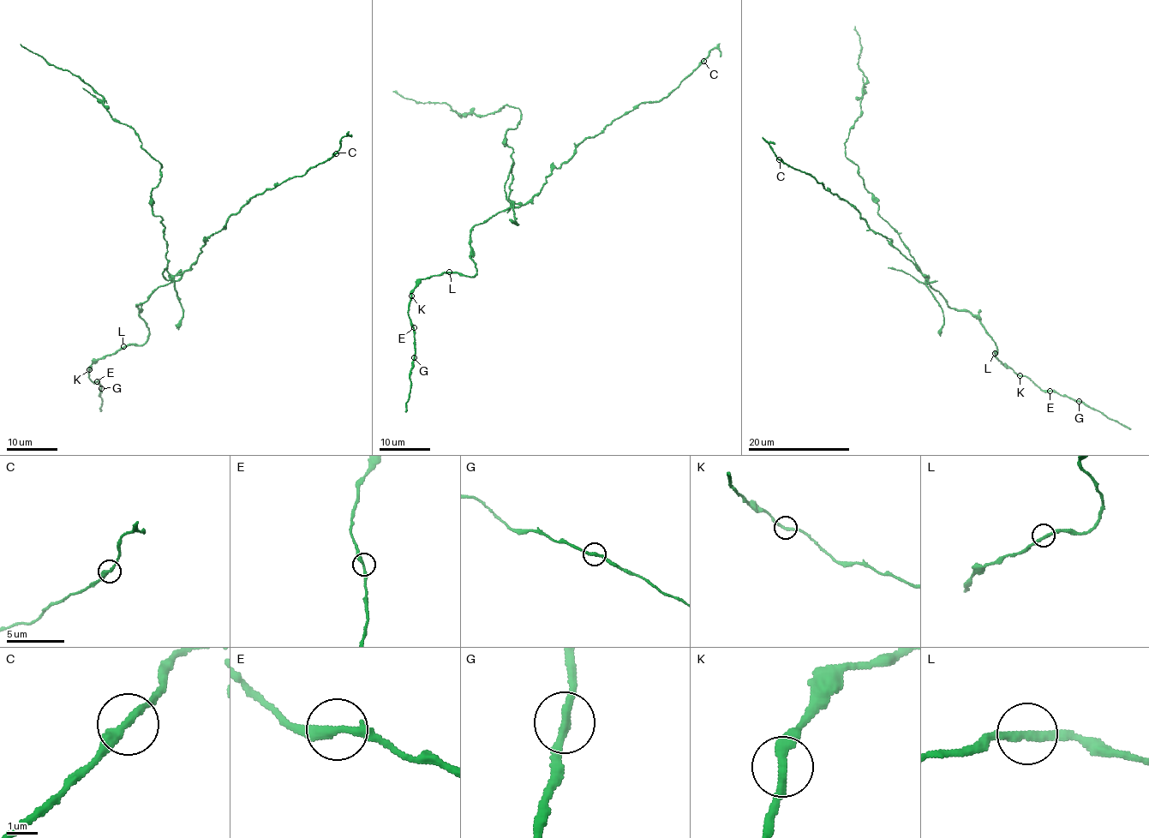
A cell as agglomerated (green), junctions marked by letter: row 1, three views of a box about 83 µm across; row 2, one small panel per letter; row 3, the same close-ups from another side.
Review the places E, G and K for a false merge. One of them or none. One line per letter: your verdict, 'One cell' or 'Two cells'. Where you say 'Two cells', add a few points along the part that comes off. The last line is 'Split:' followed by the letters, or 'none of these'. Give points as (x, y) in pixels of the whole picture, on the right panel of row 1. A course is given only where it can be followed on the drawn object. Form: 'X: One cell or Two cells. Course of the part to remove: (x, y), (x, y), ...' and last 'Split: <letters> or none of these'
E: One cell
G: One cell
K: Two cells. Course of the part to remove: (1020, 374), (999, 362), (978, 319), (930, 284), (848, 159), (866, 78), (854, 26)
Split: K

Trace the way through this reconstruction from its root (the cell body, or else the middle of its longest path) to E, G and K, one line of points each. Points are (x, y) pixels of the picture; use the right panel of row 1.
E: (920, 270), (949, 307), (970, 311), (978, 320), (996, 345), (1001, 362), (1050, 391)
G: (920, 270), (949, 307), (970, 311), (978, 320), (1002, 363), (1042, 390), (1079, 401)
K: (920, 270), (949, 307), (970, 311), (996, 345), (995, 356), (1020, 374)

